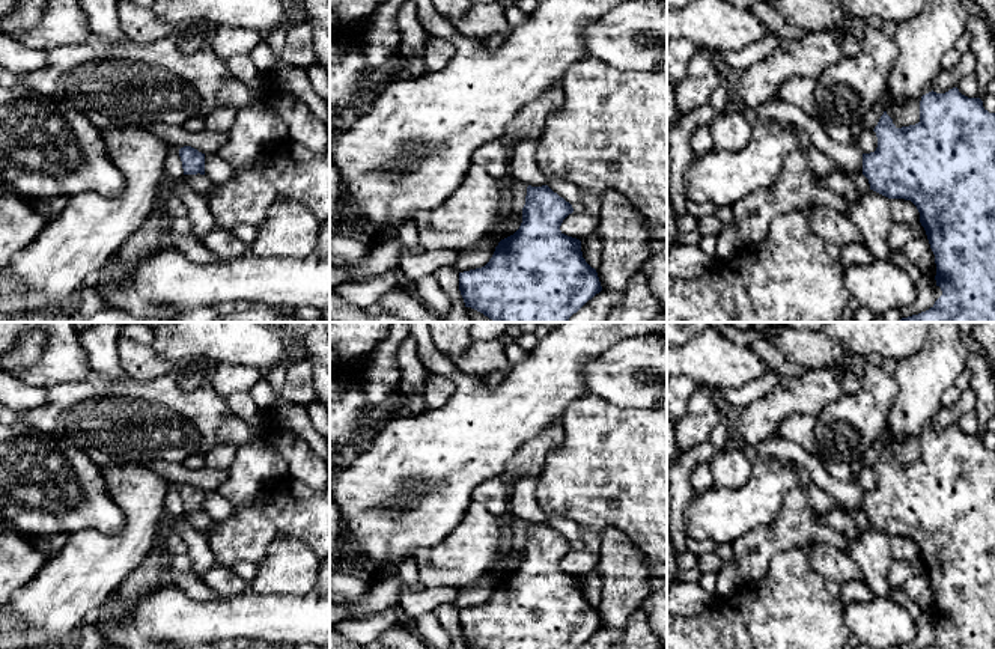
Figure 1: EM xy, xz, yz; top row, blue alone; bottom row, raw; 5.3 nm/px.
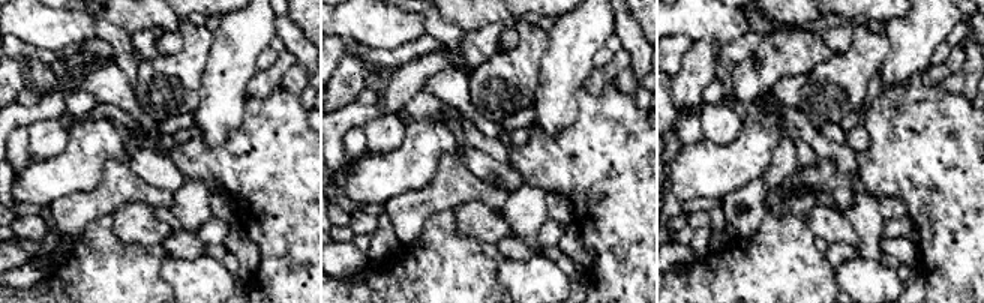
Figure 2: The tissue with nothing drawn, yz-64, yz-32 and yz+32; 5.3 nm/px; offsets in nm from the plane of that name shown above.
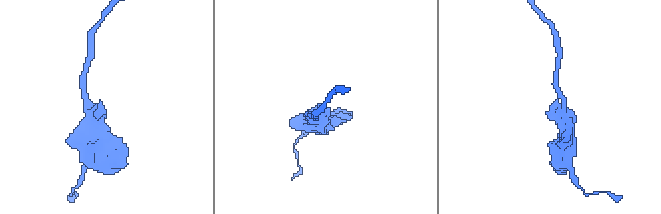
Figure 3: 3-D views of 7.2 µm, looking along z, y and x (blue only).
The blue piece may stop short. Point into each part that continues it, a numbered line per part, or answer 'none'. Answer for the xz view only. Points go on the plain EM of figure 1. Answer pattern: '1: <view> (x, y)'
none

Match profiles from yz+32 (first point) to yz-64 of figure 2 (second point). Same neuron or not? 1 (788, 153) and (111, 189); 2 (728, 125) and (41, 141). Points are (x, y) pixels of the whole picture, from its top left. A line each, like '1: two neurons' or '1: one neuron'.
1: one neuron
2: one neuron

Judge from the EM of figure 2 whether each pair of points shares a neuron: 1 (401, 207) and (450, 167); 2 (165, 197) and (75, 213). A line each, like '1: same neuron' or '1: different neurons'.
1: same neuron
2: same neuron

